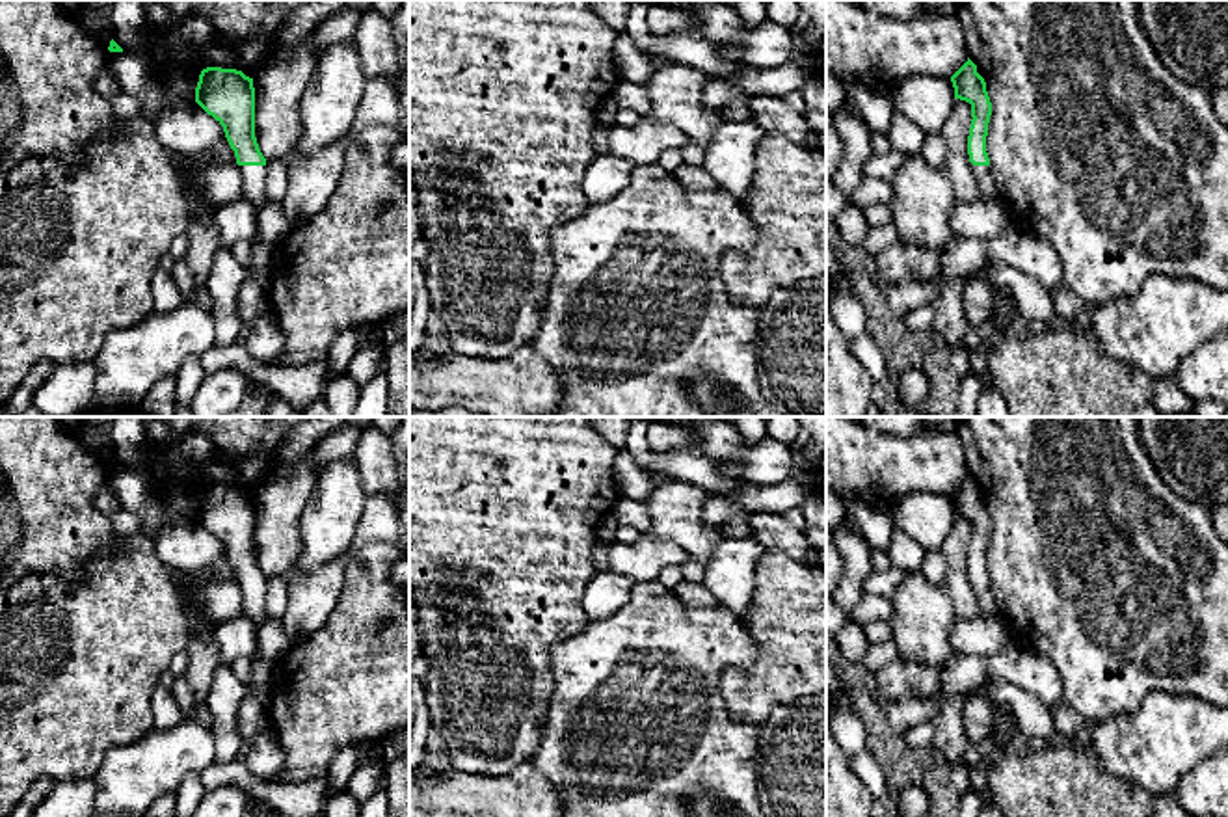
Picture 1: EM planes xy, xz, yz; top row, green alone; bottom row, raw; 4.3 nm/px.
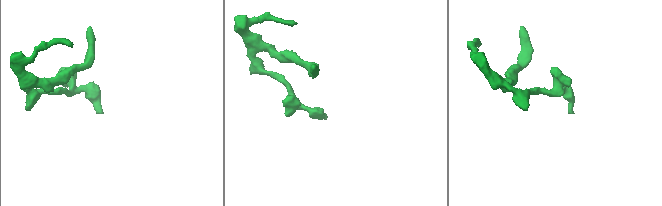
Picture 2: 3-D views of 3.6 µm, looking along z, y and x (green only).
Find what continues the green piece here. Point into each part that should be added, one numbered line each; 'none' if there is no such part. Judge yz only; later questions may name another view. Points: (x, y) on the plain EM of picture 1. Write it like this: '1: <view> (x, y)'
1: yz (987, 603)

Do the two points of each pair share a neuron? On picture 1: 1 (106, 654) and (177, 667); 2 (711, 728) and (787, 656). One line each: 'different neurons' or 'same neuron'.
1: different neurons
2: different neurons

